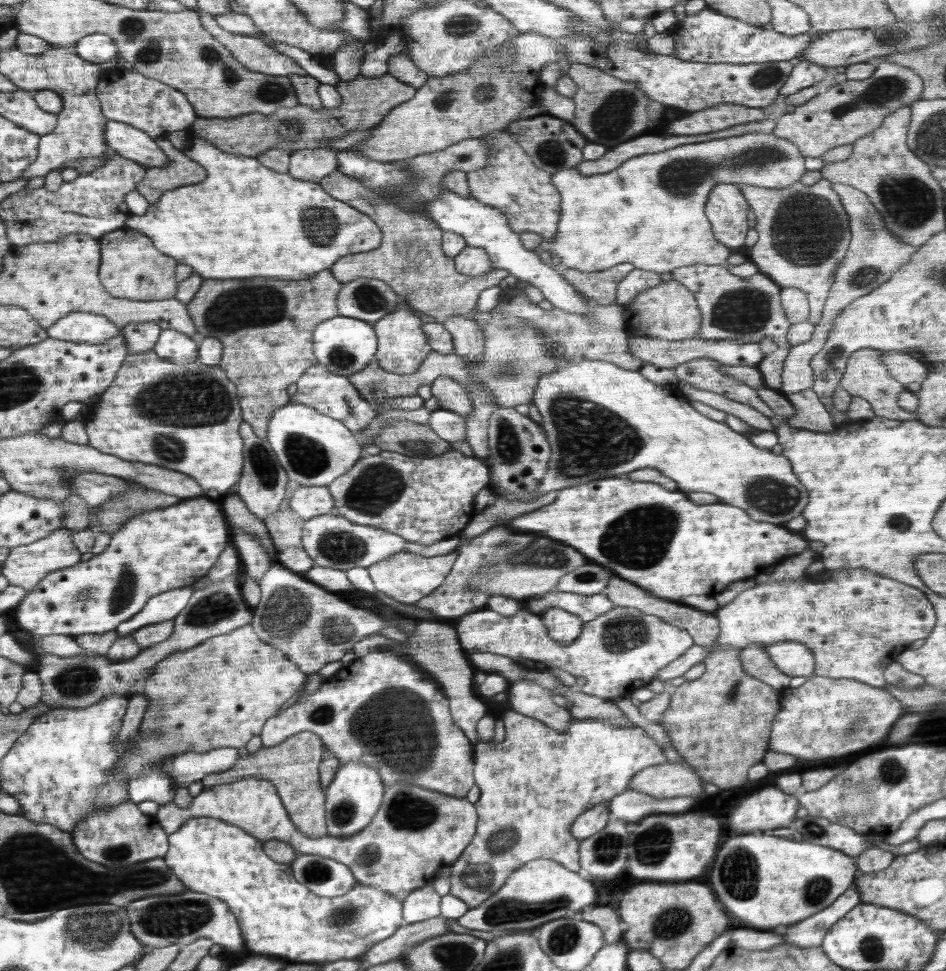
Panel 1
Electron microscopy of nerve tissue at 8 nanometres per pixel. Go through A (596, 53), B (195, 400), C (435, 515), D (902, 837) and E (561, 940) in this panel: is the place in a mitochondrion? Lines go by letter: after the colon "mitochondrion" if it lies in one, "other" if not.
A: other
B: mitochondrion
C: other
D: other
E: mitochondrion

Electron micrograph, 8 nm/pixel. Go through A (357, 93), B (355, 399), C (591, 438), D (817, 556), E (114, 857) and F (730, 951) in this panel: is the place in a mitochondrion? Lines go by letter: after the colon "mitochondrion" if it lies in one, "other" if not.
A: other
B: other
C: mitochondrion
D: other
E: mitochondrion
F: other

